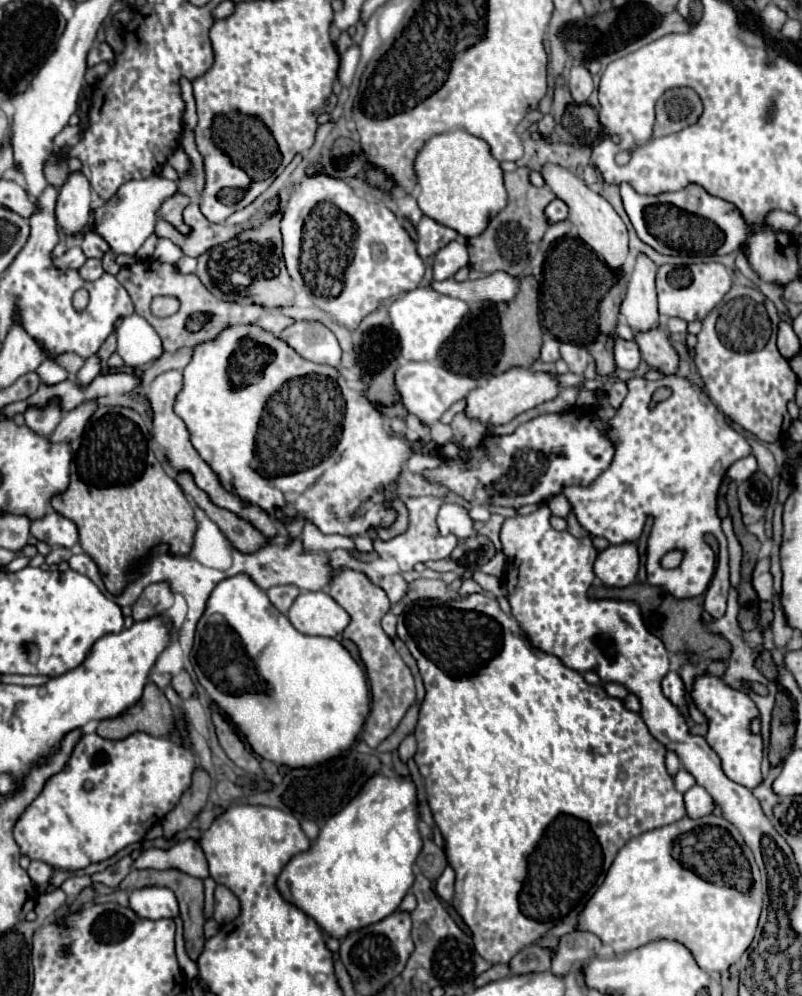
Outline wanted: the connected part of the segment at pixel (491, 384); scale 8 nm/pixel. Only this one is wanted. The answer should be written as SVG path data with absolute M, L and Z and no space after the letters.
M513 367L501 375L491 377L485 385L475 387L467 395L467 415L477 417L481 423L509 423L513 417L517 417L523 411L529 411L545 401L553 401L561 391L561 385L555 375L543 373L543 371L533 371L525 367Z

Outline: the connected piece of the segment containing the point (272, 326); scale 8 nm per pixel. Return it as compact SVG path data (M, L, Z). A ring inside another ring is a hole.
M269 313L269 315L263 315L255 325L263 327L265 331L271 331L273 335L279 335L279 333L281 333L285 327L289 327L291 323L295 323L295 319L285 317L285 315L273 315L273 313Z

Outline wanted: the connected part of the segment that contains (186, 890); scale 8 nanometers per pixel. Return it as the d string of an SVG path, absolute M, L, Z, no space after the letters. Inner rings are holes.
M133 869L123 881L123 887L127 887L127 889L139 889L139 887L149 887L149 885L167 887L177 895L179 913L181 913L181 919L183 919L185 951L195 961L199 957L201 949L203 949L203 943L205 943L205 937L203 937L203 923L205 923L205 915L203 915L203 881L197 879L197 877L191 877L183 871L177 871L177 869L167 869L167 871L155 871L155 869L139 871L139 869Z

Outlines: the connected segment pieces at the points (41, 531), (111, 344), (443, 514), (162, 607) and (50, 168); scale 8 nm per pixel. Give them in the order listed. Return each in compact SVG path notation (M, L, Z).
M47 513L43 519L35 519L31 523L31 535L51 547L61 545L71 549L79 541L77 525L59 513Z
M113 332L101 345L101 349L97 351L97 355L99 355L101 363L105 363L105 361L109 359L109 357L116 351L116 349L117 349L116 332Z
M443 505L439 509L439 535L455 535L459 539L473 535L473 521L459 505Z
M167 583L149 585L133 605L133 619L141 621L167 611L173 605L173 597L175 595L171 587L167 587Z
M51 155L45 165L45 177L51 185L55 185L59 189L59 187L63 187L63 183L67 183L71 173L81 171L81 169L83 169L83 165L79 159L65 159L65 161L57 163L55 155Z

